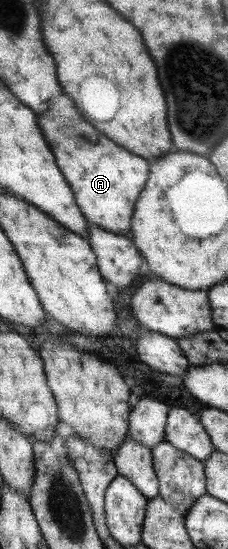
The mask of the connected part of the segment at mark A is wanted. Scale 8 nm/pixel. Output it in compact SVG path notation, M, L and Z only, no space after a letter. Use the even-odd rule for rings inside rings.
M63 92L54 95L50 101L47 109L43 109L43 113L37 113L36 122L51 149L51 153L55 155L55 163L60 169L65 181L69 183L71 191L81 212L81 215L86 219L86 222L91 226L97 226L99 229L104 229L109 233L115 235L123 235L130 237L130 222L132 213L134 212L134 205L139 197L140 191L143 189L147 181L147 167L148 161L146 158L135 157L131 153L127 153L126 149L115 145L113 141L109 141L103 133L95 131L85 118L76 110L74 103ZM65 121L71 123L71 129L65 127Z

